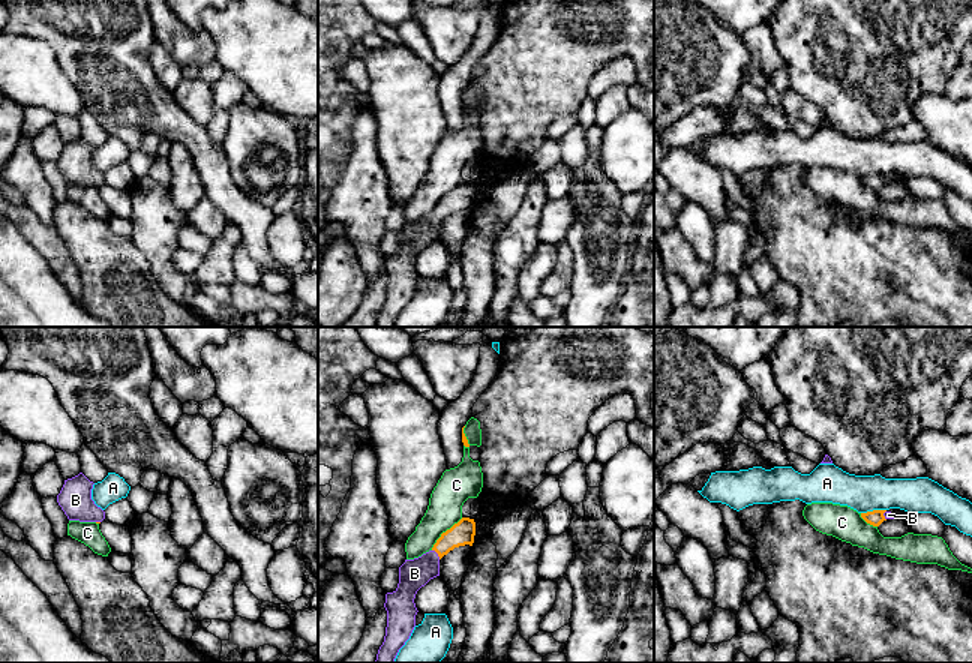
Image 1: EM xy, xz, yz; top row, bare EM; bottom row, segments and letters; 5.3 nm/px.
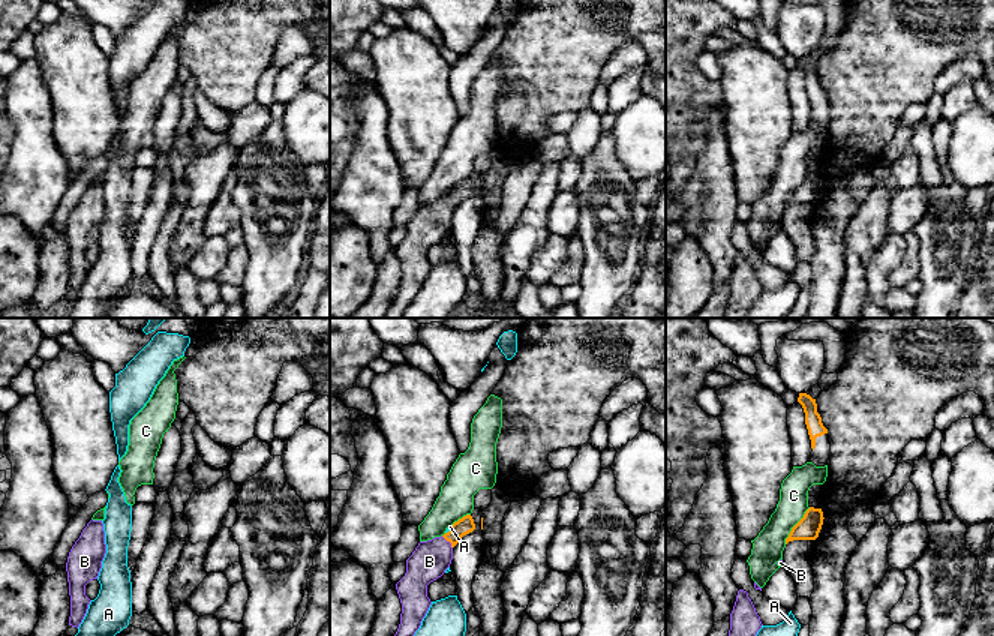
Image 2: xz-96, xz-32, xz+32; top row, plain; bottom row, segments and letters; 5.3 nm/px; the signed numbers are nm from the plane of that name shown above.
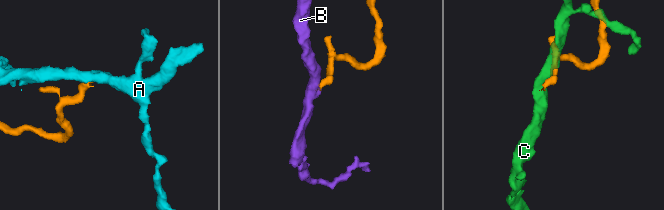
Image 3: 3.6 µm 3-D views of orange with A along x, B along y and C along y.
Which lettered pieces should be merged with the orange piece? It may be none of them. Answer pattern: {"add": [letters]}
{"add": ["B"]}

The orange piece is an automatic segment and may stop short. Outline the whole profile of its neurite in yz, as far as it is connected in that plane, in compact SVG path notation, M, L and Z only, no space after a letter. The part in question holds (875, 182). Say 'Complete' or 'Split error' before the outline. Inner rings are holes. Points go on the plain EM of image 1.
Split error. M873 174L867 177L861 177L861 182L873 190L879 190L886 183L900 183L896 177L886 174Z

